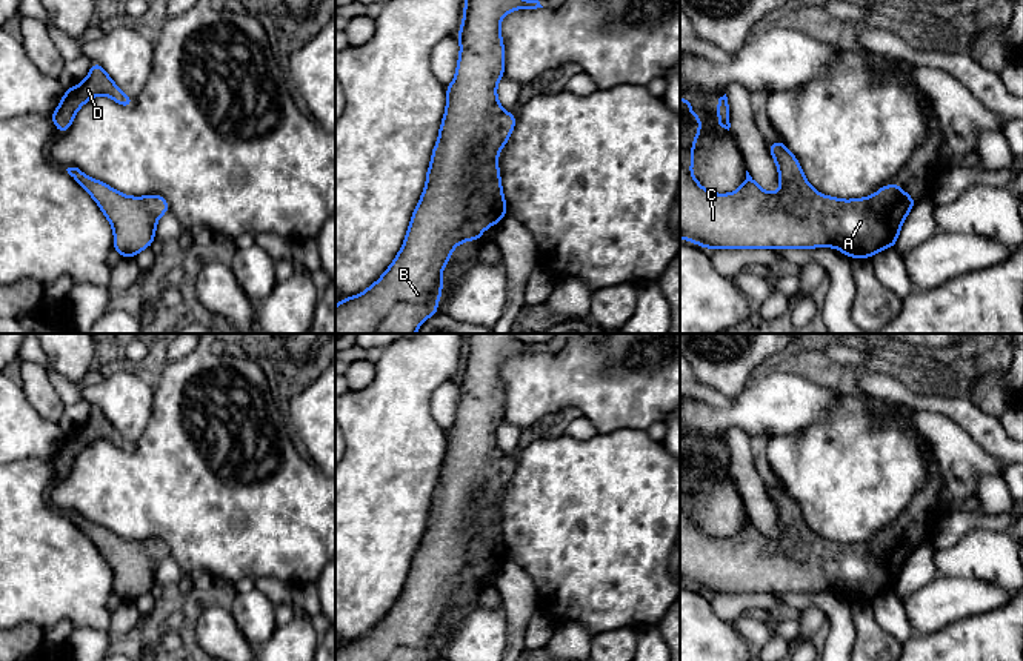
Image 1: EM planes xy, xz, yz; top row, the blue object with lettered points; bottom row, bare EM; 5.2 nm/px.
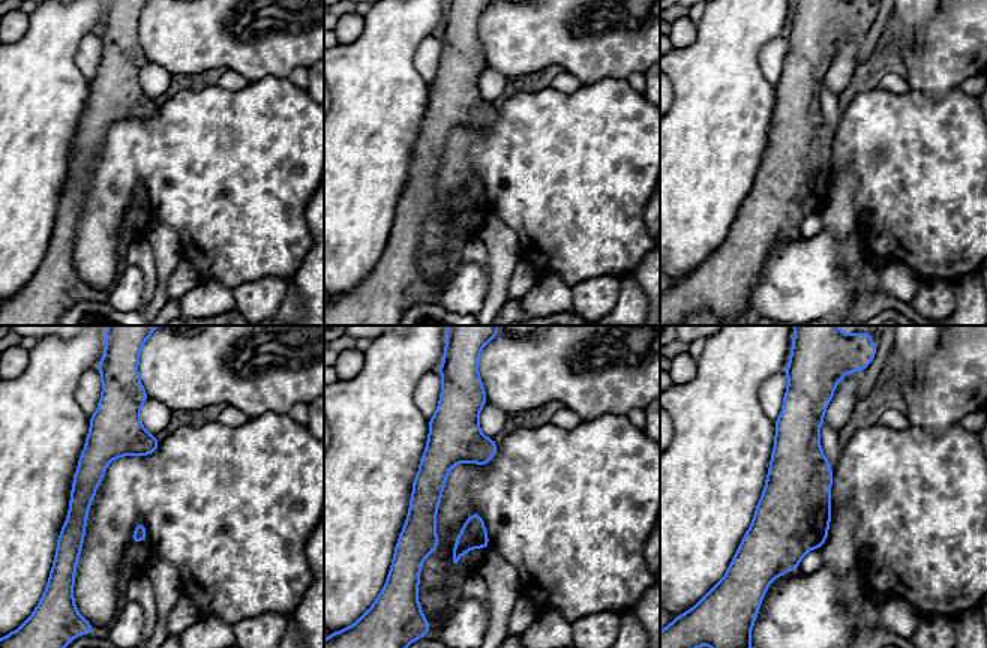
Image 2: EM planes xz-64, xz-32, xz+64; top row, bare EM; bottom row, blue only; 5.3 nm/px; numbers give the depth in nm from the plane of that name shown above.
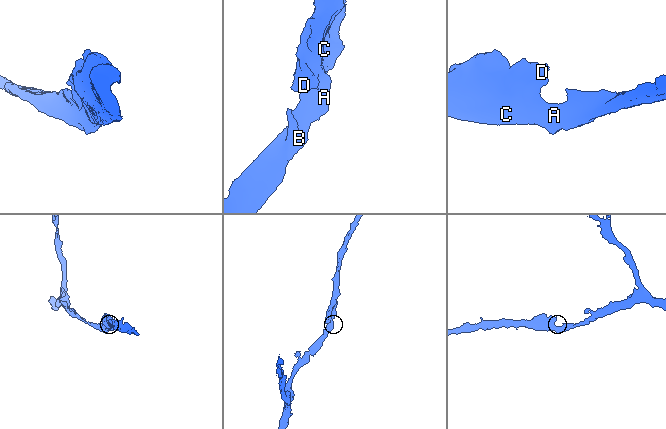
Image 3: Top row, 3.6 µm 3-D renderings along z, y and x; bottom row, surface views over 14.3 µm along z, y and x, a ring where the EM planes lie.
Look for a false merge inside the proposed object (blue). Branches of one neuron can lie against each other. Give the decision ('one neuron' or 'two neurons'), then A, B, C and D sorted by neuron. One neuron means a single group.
one neuron; groups A B C D

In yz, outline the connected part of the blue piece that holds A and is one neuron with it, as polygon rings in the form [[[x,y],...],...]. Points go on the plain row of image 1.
[[[686,440],[680,444],[680,583],[692,586],[706,593],[809,593],[835,592],[848,603],[872,603],[875,596],[895,592],[900,573],[908,558],[917,547],[898,527],[886,529],[865,543],[841,544],[817,536],[806,524],[801,510],[786,489],[777,483],[768,493],[777,509],[780,535],[777,538],[761,533],[746,515],[743,529],[731,538],[714,538],[706,535],[694,521],[694,489],[700,480],[703,464],[691,457],[692,446]]]

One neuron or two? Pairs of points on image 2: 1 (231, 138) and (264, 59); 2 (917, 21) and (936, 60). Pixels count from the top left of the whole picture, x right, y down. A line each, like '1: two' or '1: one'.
1: two
2: two

